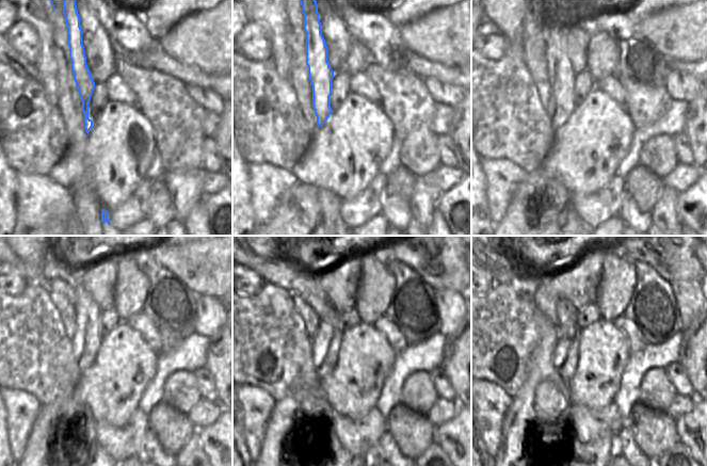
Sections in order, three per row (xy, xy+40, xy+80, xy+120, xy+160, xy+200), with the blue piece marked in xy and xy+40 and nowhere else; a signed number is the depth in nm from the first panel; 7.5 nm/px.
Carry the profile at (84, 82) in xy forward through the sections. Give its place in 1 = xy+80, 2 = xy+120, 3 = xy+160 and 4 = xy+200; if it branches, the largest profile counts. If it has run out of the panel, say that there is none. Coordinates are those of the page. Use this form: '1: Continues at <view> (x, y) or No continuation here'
1: Continues at xy+80 (561, 105)
2: Continues at xy+120 (85, 341)
3: Continues at xy+160 (325, 343)
4: Continues at xy+200 (565, 349)

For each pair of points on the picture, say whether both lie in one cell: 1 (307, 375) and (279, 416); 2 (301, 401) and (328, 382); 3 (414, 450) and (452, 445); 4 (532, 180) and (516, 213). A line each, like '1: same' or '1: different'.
1: same
2: different
3: different
4: same

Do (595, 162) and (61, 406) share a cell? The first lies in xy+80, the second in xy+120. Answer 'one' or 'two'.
two

